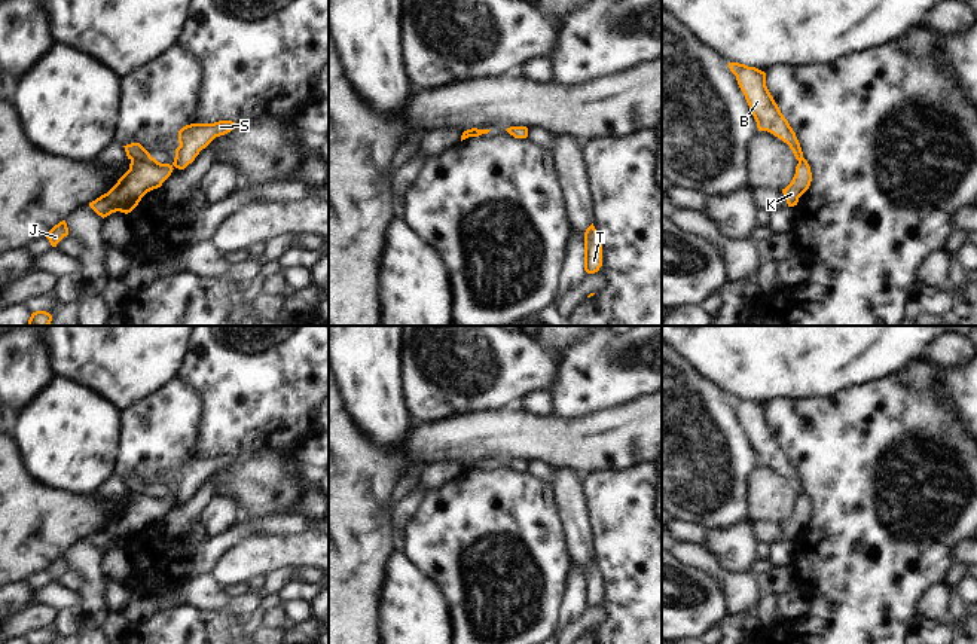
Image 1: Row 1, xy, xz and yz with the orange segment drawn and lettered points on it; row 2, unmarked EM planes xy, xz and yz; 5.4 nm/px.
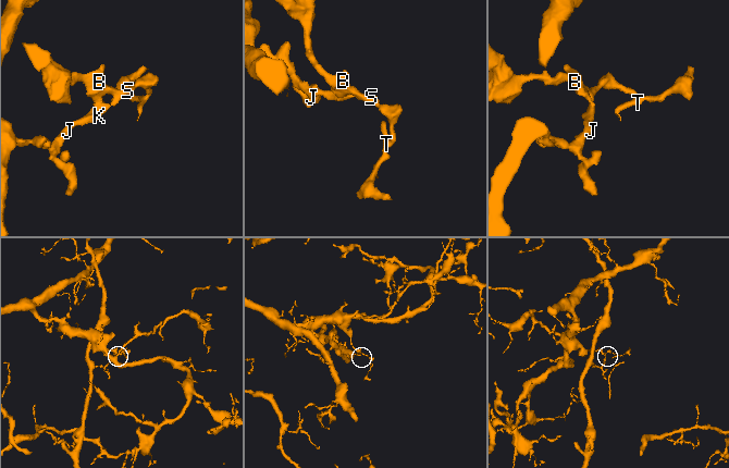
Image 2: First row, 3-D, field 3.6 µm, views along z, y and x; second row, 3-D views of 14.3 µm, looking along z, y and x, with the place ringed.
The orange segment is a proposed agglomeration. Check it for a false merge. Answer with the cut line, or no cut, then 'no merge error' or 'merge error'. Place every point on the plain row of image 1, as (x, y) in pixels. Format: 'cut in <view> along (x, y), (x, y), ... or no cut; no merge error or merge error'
cut in xy along (150, 490), (131, 493); merge error

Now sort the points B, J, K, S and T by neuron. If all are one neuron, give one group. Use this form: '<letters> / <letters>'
B S T / J K

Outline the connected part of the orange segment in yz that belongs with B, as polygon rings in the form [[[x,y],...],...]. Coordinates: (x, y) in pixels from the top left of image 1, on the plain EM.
[[[729,396],[745,428],[758,464],[767,464],[790,479],[797,494],[803,491],[800,476],[766,419],[766,406],[739,396]]]

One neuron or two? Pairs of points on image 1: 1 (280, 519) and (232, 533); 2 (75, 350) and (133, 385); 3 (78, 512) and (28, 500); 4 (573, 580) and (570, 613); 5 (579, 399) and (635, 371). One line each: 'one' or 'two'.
1: one
2: one
3: one
4: one
5: one

